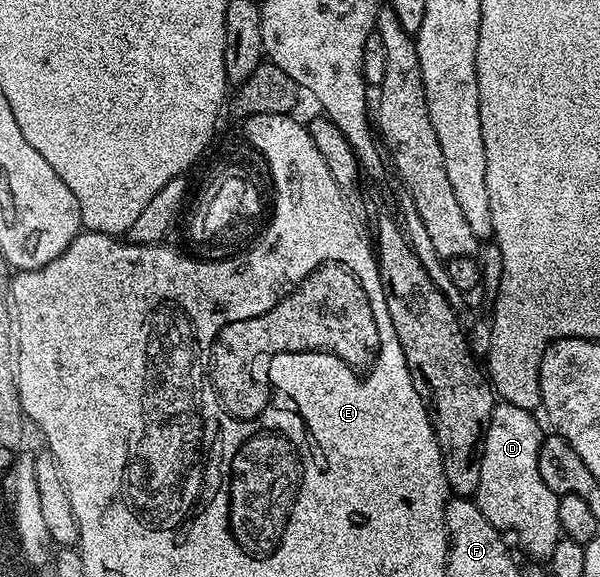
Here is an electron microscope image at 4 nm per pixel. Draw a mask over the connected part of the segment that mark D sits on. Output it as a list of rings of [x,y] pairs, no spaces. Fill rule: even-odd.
[[[506,401],[495,405],[492,418],[486,426],[485,438],[482,439],[480,485],[475,492],[474,501],[495,529],[507,533],[514,532],[521,546],[530,555],[544,560],[550,556],[562,535],[558,496],[544,485],[543,478],[540,477],[539,446],[542,445],[544,434],[540,432],[535,418],[533,413],[522,407],[512,406]]]

